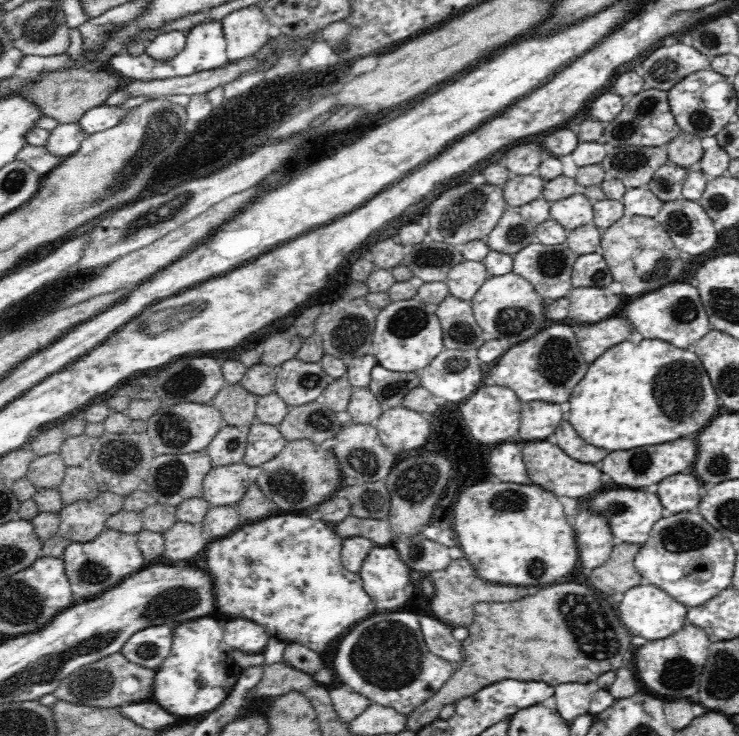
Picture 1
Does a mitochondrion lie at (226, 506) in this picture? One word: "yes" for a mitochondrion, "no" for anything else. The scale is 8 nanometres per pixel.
no

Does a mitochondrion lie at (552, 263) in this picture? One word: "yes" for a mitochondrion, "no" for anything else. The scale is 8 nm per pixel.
yes

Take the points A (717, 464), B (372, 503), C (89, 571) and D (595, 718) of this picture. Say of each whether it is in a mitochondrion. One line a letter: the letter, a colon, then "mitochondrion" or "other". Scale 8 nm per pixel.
A: mitochondrion
B: mitochondrion
C: mitochondrion
D: other

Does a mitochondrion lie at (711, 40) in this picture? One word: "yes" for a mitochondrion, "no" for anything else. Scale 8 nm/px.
yes

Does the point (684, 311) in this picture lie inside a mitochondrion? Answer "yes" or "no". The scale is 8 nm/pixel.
yes

